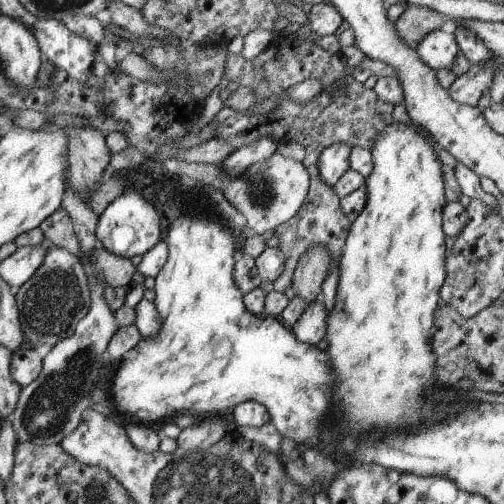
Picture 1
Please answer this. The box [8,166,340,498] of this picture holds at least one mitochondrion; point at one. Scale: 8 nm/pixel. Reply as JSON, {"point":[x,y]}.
{"point":[53,404]}

